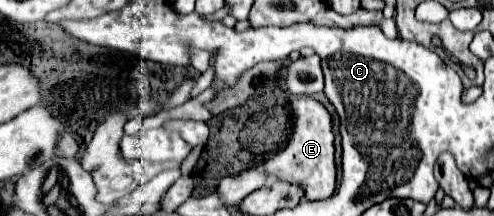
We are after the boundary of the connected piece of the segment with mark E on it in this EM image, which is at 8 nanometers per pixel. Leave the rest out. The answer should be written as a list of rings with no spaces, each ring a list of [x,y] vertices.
[[[297,96],[291,100],[291,136],[283,150],[275,152],[271,158],[263,160],[265,174],[281,182],[297,182],[305,190],[303,200],[325,200],[337,188],[337,168],[335,168],[335,148],[331,132],[331,116],[311,96]]]

